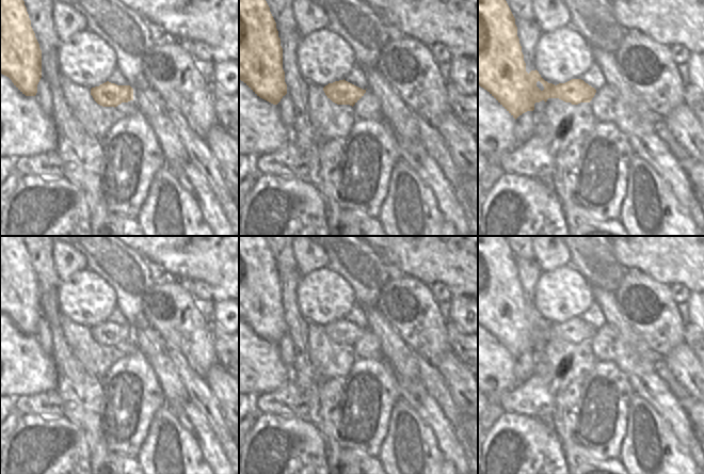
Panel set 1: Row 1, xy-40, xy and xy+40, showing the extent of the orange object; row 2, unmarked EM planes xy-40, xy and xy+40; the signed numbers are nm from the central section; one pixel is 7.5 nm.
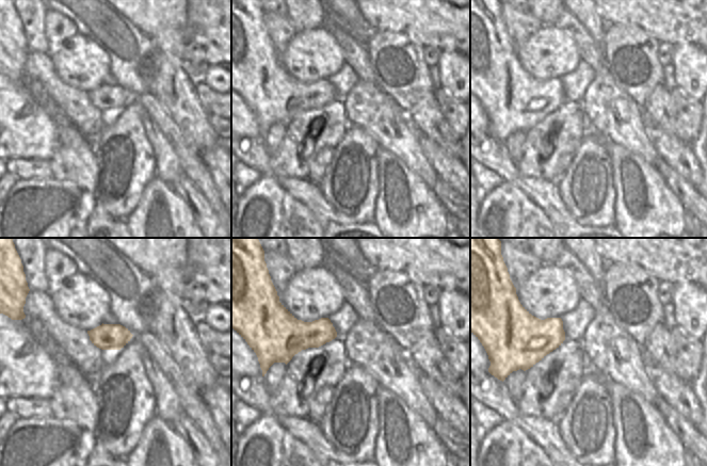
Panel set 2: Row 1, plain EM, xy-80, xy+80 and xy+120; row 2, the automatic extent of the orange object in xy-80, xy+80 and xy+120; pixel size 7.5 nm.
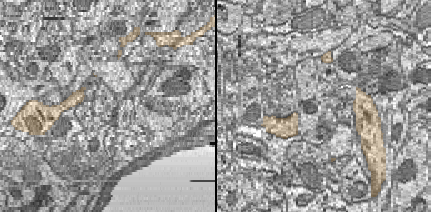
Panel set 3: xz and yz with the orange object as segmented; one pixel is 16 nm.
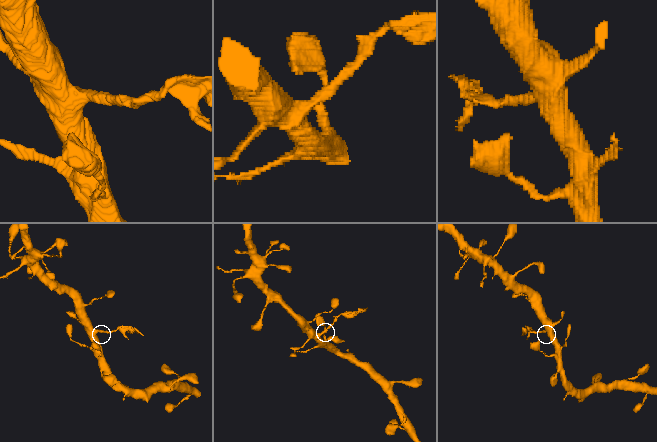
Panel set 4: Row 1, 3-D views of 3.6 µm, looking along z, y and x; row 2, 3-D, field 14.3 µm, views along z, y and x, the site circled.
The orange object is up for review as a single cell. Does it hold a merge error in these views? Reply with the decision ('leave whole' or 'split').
split

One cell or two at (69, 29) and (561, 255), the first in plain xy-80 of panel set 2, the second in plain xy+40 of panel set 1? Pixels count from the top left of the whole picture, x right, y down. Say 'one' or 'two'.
one

